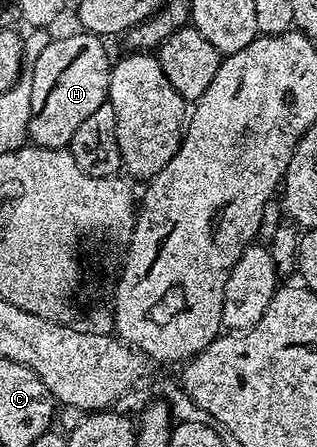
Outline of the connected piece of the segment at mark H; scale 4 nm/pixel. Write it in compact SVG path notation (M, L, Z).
M81 32L79 36L76 50L53 75L52 90L45 95L44 102L41 100L35 106L28 129L28 141L33 145L41 145L44 149L68 149L74 131L78 131L79 125L107 102L113 66L113 62L108 61L108 49L104 46L107 44L95 33Z

